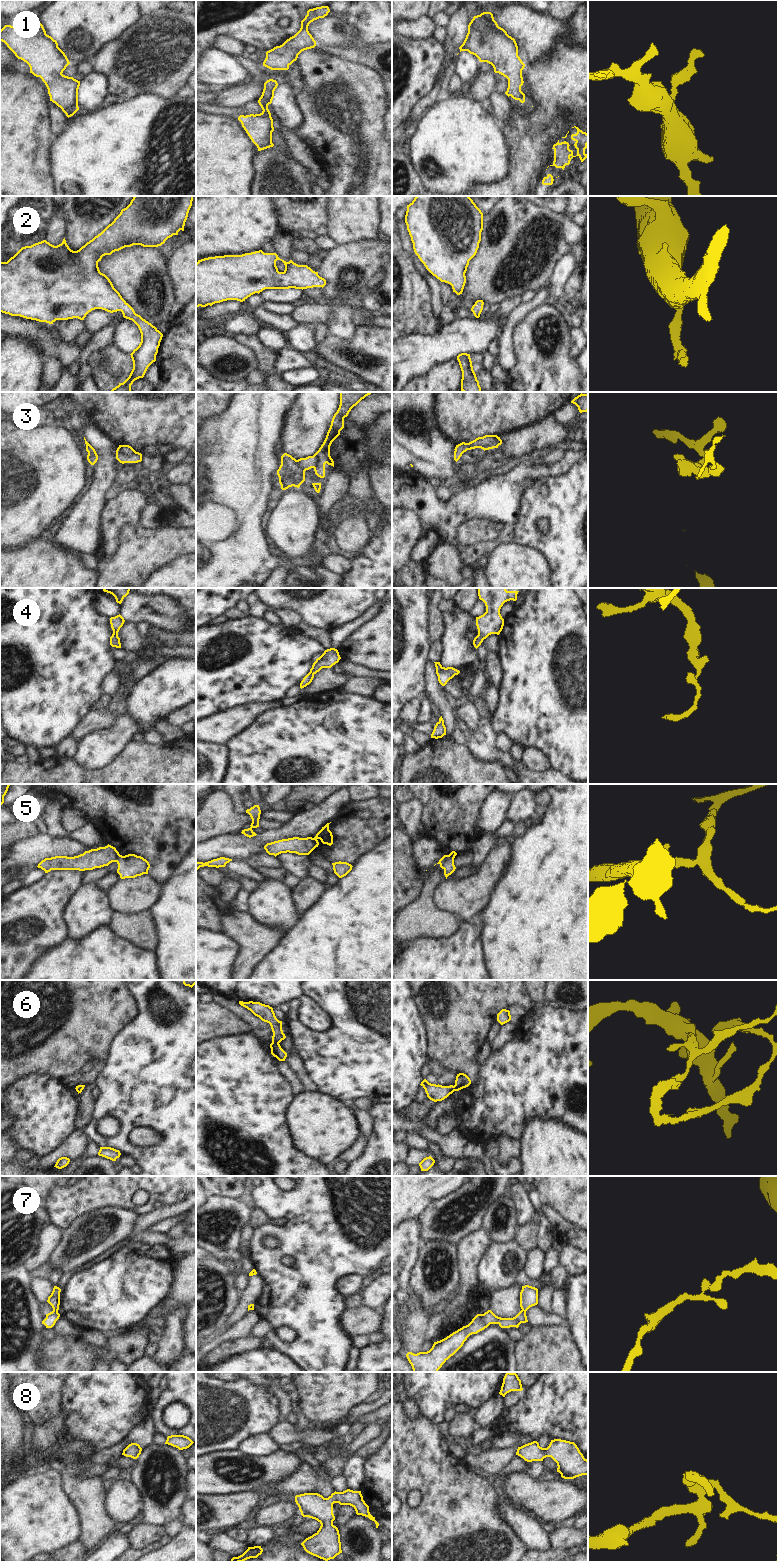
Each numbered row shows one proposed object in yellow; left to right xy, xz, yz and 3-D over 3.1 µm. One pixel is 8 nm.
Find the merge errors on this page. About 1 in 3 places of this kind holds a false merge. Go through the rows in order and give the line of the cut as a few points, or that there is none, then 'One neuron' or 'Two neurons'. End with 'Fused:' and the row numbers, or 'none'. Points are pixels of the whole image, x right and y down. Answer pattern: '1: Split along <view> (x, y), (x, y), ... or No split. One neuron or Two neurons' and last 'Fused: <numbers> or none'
1: No split. One neuron
2: No split. One neuron
3: Split along xy (117, 448), (126, 455), (130, 455), (135, 451). Two neurons
4: No split. One neuron
5: Split along xz (313, 838), (317, 846). Two neurons
6: Split along xz (272, 1041), (278, 1043). Two neurons
7: Split along xy (53, 1310), (57, 1311). Two neurons
8: No split. One neuron
Fused: 3, 5, 6, 7.

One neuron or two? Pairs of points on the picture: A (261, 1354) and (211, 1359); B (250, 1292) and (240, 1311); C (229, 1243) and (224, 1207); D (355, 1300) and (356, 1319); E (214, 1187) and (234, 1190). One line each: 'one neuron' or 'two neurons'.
A: two neurons
B: one neuron
C: one neuron
D: two neurons
E: one neuron

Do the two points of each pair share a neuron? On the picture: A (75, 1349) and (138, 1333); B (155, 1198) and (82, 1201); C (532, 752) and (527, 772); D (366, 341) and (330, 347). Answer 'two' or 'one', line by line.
A: one
B: one
C: two
D: one

